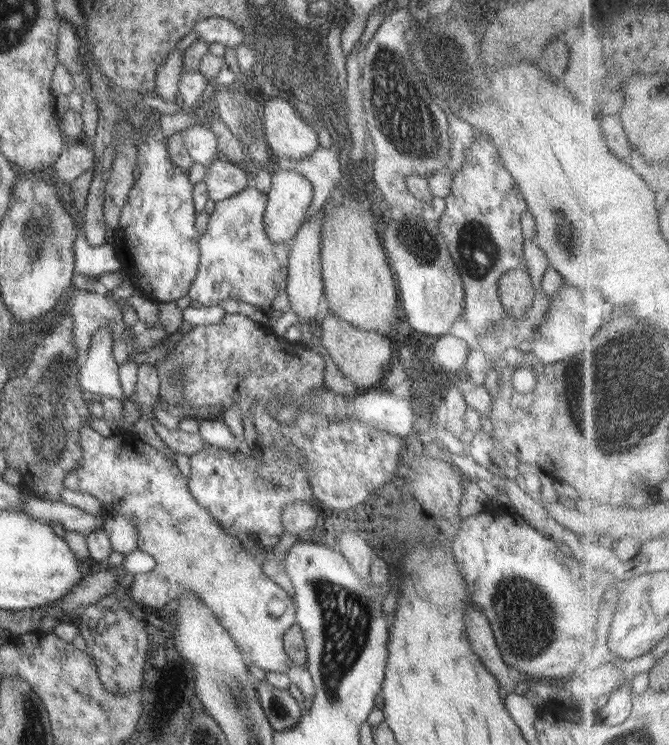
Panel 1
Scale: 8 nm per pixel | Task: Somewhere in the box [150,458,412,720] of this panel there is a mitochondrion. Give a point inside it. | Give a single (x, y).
(345, 617)

